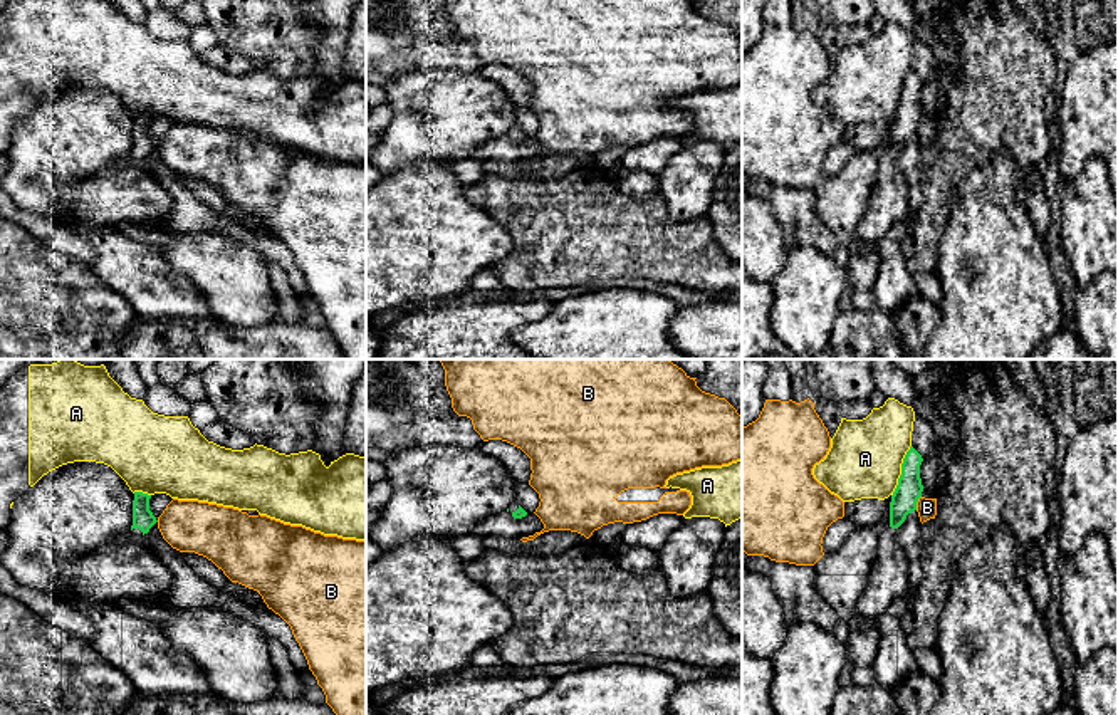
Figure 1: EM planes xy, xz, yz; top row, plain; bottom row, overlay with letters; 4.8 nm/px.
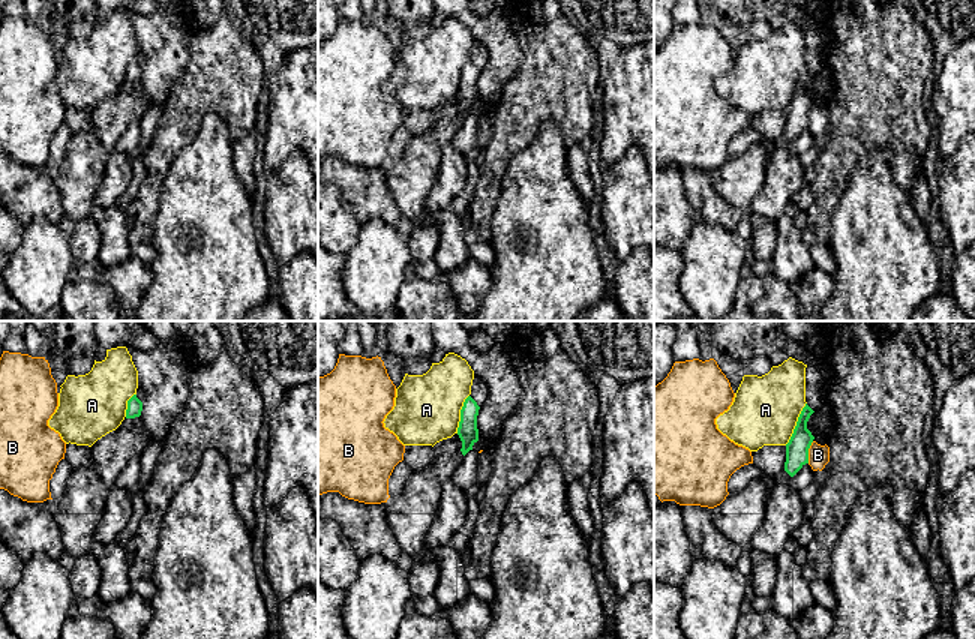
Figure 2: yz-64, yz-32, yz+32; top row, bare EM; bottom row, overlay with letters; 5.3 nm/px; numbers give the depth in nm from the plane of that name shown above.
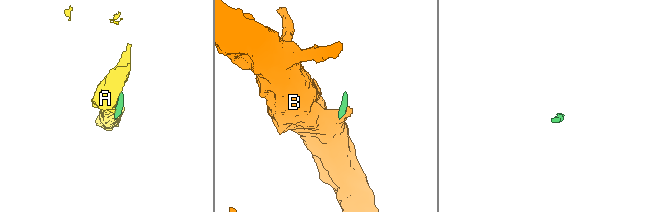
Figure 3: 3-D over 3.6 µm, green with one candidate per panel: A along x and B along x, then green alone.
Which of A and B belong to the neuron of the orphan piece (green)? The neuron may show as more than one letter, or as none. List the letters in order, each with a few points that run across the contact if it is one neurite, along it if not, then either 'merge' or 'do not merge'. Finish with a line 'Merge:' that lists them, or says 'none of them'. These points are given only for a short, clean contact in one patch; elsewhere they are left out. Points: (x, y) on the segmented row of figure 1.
A: line yz (910, 445), (892, 495); do not merge
B: line yz (920, 495), (915, 509); do not merge
Merge: none of them

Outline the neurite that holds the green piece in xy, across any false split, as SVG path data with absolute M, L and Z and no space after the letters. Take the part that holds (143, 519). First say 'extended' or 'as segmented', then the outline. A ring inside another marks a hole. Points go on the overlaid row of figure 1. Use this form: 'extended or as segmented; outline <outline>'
extended; outline M134 492L133 537L128 542L104 544L77 564L67 566L59 574L55 589L47 596L65 604L69 596L104 606L114 606L121 599L166 603L173 572L143 544L143 535L158 522L149 510L149 498L148 493Z

